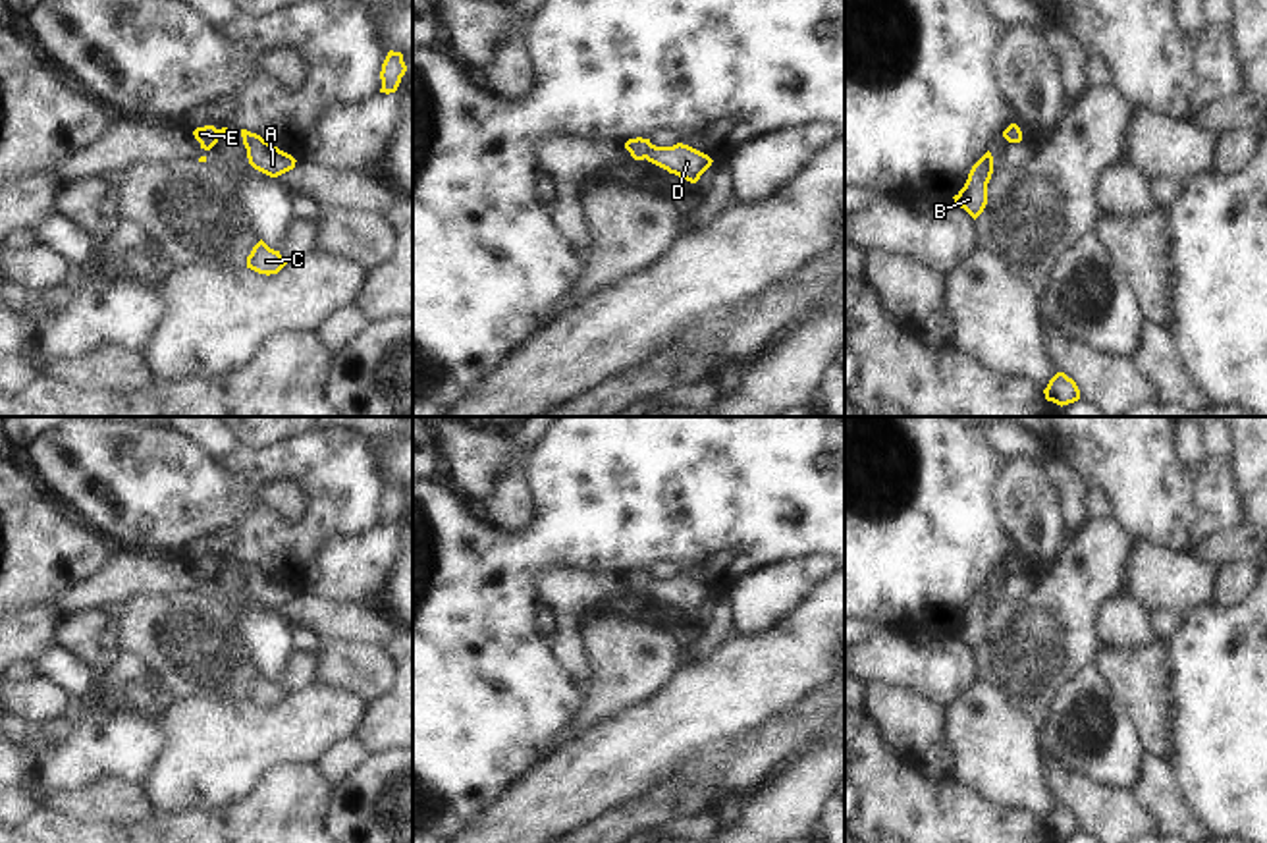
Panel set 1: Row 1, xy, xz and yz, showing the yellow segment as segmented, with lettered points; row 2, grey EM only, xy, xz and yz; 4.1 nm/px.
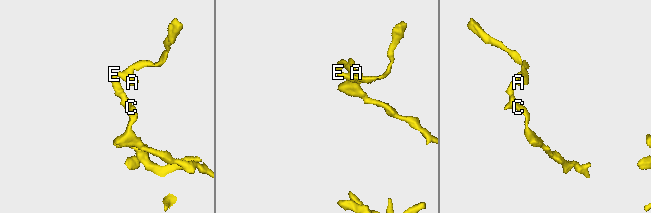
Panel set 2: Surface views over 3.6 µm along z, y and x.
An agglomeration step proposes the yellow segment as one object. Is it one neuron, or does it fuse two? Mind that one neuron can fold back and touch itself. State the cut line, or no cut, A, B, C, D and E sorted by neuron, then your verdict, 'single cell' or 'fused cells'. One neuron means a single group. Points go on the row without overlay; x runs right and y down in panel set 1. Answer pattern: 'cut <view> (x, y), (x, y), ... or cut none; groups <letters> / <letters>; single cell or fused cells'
cut none; groups A B C D E; single cell

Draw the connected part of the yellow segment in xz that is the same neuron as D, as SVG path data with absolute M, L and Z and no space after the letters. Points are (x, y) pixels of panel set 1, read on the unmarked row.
M629 571L625 581L634 592L648 592L669 606L675 606L690 615L696 615L700 608L712 598L712 590L688 577L677 575L673 579L656 579L650 571Z

